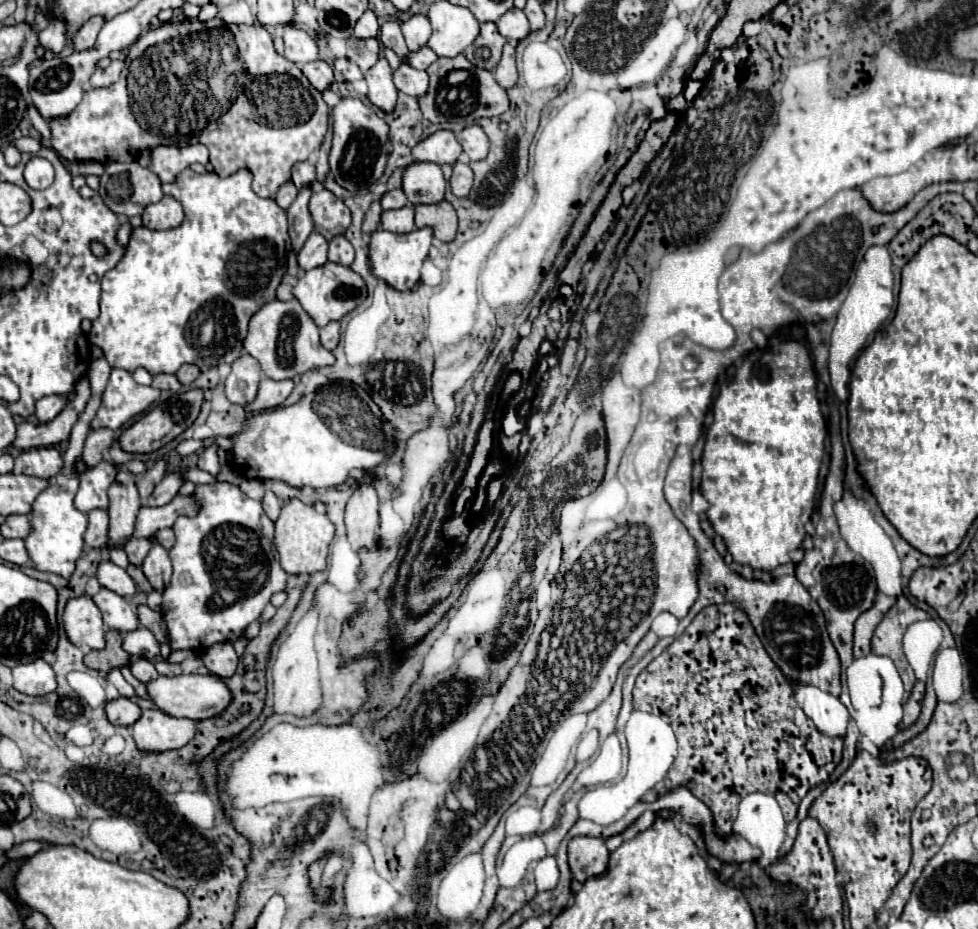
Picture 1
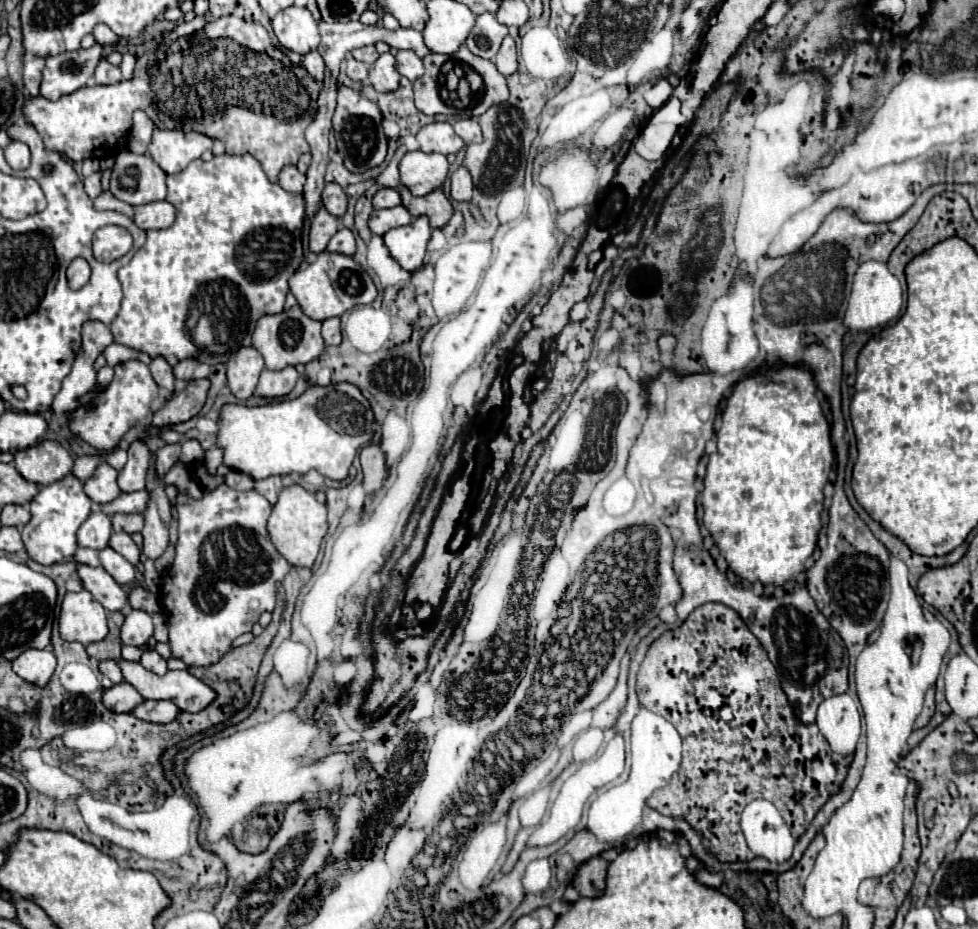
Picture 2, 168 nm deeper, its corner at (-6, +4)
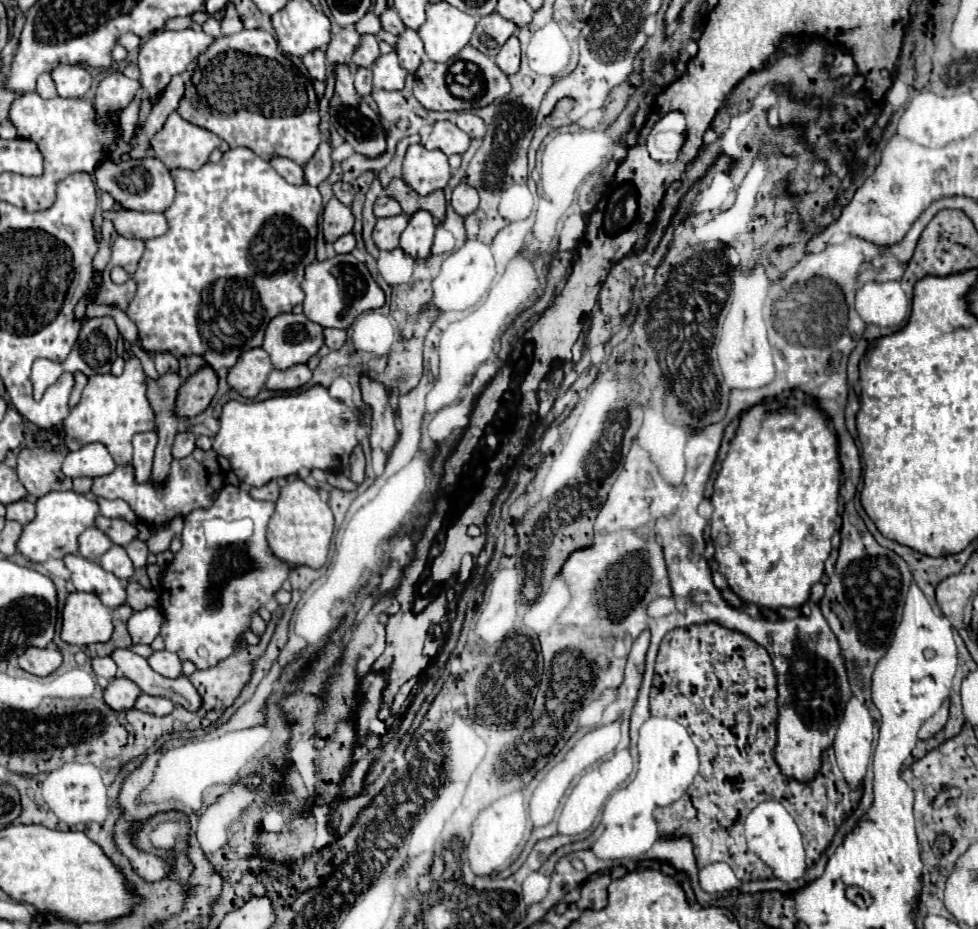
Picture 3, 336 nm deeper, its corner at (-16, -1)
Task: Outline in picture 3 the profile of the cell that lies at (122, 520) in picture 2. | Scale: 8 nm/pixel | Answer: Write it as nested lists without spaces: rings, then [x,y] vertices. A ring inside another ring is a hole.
[[[98,515],[96,517],[96,527],[102,529],[112,539],[112,543],[122,545],[122,547],[126,547],[132,539],[138,537],[138,529],[124,519],[108,519],[108,517]]]

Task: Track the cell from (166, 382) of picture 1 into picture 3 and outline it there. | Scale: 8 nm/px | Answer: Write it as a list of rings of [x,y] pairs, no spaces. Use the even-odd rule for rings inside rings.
[[[158,353],[154,355],[154,363],[156,363],[156,371],[160,375],[166,375],[166,373],[178,373],[178,359],[170,353]]]

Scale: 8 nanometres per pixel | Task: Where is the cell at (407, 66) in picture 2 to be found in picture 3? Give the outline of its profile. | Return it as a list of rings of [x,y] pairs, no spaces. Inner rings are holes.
[[[406,29],[406,33],[402,33],[398,37],[396,53],[398,53],[400,67],[414,75],[418,71],[422,59],[424,59],[424,45],[422,45],[418,33],[412,31],[412,29]]]

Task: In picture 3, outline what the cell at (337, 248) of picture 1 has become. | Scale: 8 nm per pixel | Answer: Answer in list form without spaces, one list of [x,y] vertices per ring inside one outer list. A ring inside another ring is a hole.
[[[352,233],[342,235],[342,237],[334,243],[336,253],[352,253],[352,251],[354,251],[354,247],[356,247],[356,239],[354,239],[354,235],[352,235]]]

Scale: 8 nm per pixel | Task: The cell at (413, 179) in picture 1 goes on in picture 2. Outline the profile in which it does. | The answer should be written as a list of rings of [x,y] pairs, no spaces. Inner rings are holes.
[[[414,150],[414,152],[406,152],[400,160],[400,182],[414,196],[426,196],[430,190],[440,188],[446,176],[448,176],[448,160],[444,154],[426,154],[426,152]]]

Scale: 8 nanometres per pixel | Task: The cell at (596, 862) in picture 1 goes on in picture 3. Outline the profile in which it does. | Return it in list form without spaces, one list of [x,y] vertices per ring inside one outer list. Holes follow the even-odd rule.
[[[598,873],[588,877],[580,887],[580,897],[576,905],[580,909],[604,909],[608,903],[608,885],[610,885],[608,873]]]

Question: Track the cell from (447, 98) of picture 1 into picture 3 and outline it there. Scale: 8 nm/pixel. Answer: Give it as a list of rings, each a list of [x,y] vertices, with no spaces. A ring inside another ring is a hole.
[[[466,45],[454,59],[444,63],[432,63],[430,59],[424,59],[414,79],[414,97],[428,111],[472,111],[488,107],[494,103],[494,99],[500,99],[510,91],[508,75],[472,45]]]

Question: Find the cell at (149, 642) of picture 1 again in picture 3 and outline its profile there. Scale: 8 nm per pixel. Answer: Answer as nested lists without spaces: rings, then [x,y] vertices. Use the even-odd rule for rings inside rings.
[[[148,607],[144,611],[136,611],[128,619],[128,633],[132,637],[132,643],[146,643],[150,645],[162,627],[162,615],[158,609]]]

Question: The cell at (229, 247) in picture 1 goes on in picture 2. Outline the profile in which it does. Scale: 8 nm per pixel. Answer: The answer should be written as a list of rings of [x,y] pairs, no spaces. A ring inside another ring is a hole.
[[[220,154],[210,162],[194,160],[186,170],[168,174],[166,184],[166,202],[176,208],[176,220],[166,230],[146,232],[144,246],[126,266],[118,270],[124,298],[116,320],[110,324],[110,330],[114,334],[114,342],[146,352],[150,358],[164,356],[170,366],[186,358],[196,358],[206,364],[220,364],[226,362],[234,350],[250,346],[258,318],[264,314],[278,314],[284,308],[286,294],[290,292],[288,278],[304,260],[304,194],[286,192],[280,184],[270,182],[260,162],[250,154]],[[202,314],[208,314],[218,342],[226,344],[228,348],[220,356],[210,354],[206,348],[196,346],[192,340],[192,328]]]

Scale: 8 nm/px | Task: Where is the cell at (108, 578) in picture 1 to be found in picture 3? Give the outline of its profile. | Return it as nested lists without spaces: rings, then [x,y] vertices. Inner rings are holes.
[[[112,545],[104,555],[102,555],[102,567],[110,573],[114,573],[118,579],[130,579],[134,575],[134,565],[130,561],[130,557],[126,555],[124,547],[120,545]]]

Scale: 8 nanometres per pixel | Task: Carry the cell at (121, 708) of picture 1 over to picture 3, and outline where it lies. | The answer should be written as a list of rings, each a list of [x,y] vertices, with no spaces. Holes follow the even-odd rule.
[[[116,677],[110,681],[110,685],[104,689],[104,701],[114,709],[114,711],[128,711],[136,705],[136,699],[140,697],[140,687],[126,679],[126,677]]]

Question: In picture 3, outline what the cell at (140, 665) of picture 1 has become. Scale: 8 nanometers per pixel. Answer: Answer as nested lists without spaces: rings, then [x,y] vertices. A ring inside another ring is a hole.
[[[154,651],[152,653],[152,657],[148,659],[148,663],[150,663],[150,667],[156,671],[156,673],[160,673],[160,675],[164,675],[164,677],[180,677],[182,675],[182,663],[180,663],[180,659],[174,655],[174,653],[170,653],[170,651]]]

